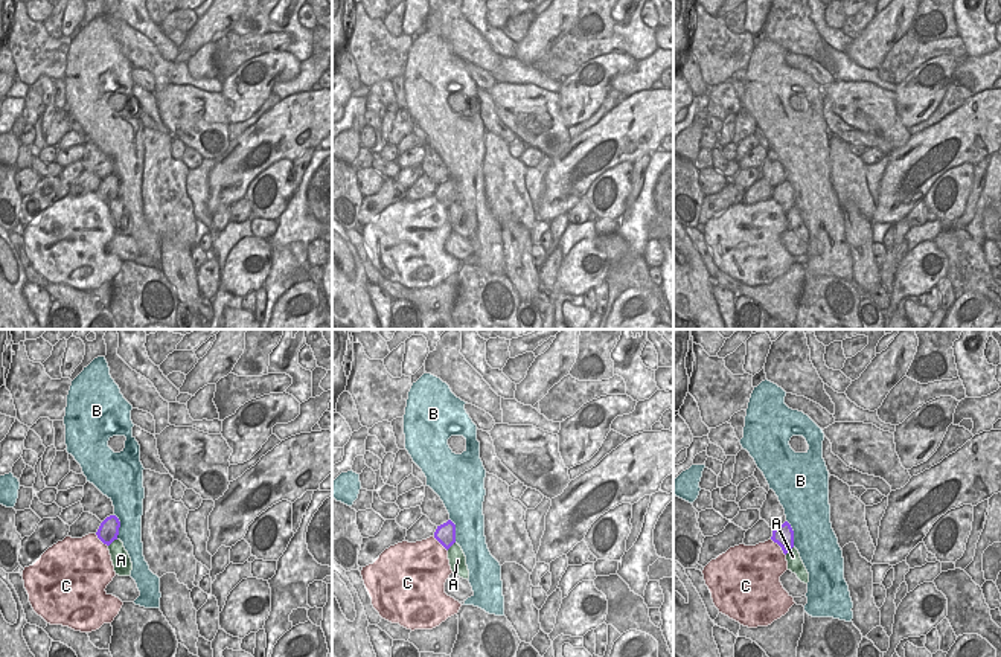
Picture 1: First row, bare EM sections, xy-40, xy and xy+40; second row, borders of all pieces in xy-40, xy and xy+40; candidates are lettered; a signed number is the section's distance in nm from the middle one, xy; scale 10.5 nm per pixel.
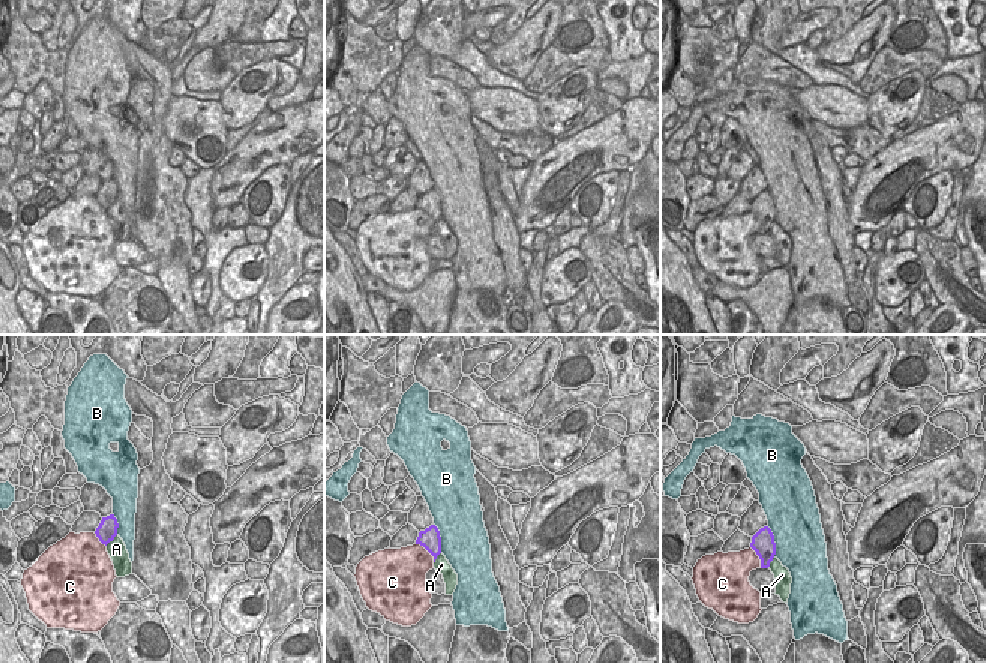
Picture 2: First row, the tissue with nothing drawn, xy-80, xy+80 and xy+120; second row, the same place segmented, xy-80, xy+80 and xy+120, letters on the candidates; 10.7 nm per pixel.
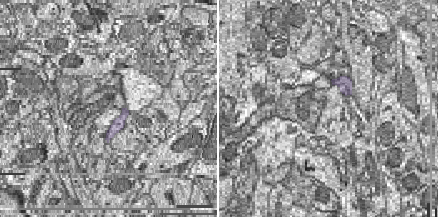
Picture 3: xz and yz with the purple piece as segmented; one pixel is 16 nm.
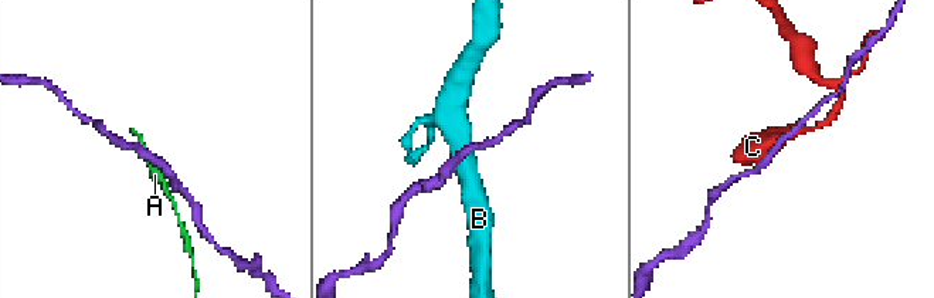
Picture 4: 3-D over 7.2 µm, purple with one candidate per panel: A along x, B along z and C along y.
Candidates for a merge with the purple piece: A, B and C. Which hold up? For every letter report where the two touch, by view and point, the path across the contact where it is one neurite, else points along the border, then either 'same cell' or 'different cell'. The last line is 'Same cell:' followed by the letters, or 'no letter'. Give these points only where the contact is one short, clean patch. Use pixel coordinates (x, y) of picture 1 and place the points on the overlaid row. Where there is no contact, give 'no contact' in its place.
A: contact xy-40 (111, 541); different cell
B: contact xy-40 (119, 526); different cell
C: contact xy+40 (780, 546); different cell
Same cell: no letter

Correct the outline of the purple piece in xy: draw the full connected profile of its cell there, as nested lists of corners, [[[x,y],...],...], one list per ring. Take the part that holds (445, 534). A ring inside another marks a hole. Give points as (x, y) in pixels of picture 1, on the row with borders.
[[[448,520],[437,526],[434,538],[448,550],[456,543],[456,524]]]

